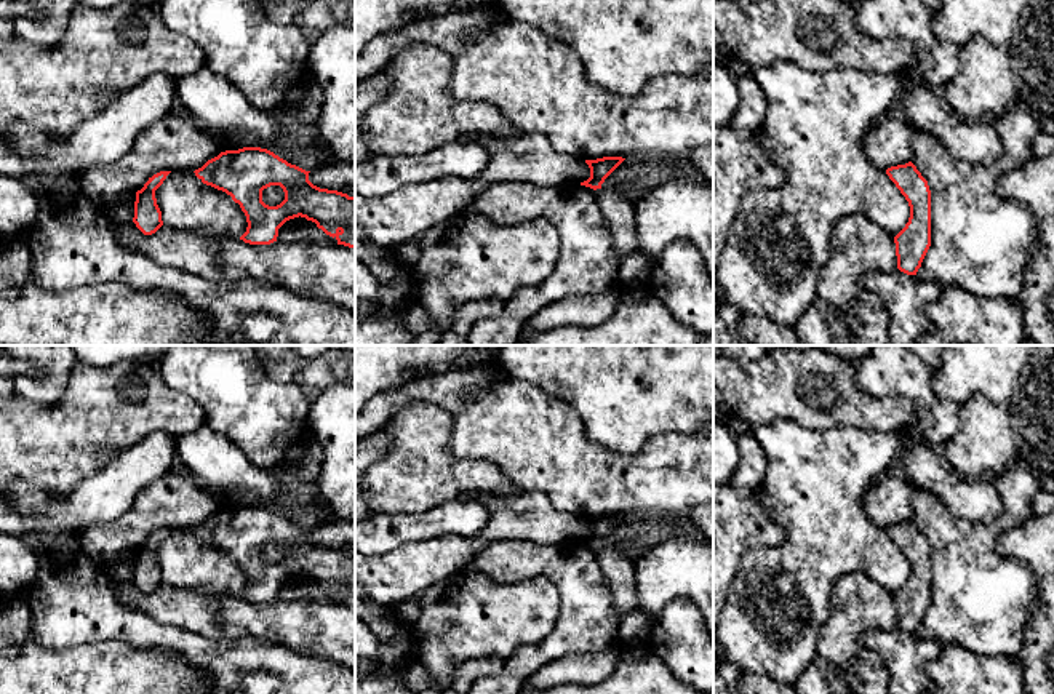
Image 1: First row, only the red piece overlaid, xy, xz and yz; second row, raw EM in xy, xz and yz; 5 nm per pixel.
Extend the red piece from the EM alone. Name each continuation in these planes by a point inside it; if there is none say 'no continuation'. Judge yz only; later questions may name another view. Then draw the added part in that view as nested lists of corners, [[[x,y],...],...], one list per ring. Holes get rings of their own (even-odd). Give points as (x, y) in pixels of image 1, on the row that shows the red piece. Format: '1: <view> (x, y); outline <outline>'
no continuation

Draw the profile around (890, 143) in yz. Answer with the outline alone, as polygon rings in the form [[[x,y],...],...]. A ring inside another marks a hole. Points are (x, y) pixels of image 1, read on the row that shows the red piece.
[[[891,114],[868,130],[862,146],[868,160],[884,171],[905,165],[913,158],[913,128],[899,114]]]

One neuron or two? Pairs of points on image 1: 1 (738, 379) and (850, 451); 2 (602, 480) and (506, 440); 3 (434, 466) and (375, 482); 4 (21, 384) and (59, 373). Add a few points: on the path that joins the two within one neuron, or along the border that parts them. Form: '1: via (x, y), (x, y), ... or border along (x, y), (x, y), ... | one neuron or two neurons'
1: border along (784, 419), (792, 419), (814, 430), (856, 427) | two neurons
2: via (578, 477), (534, 440), (530, 440) | one neuron
3: via (419, 472), (403, 482), (389, 482) | one neuron
4: via (31, 384), (50, 382) | one neuron

